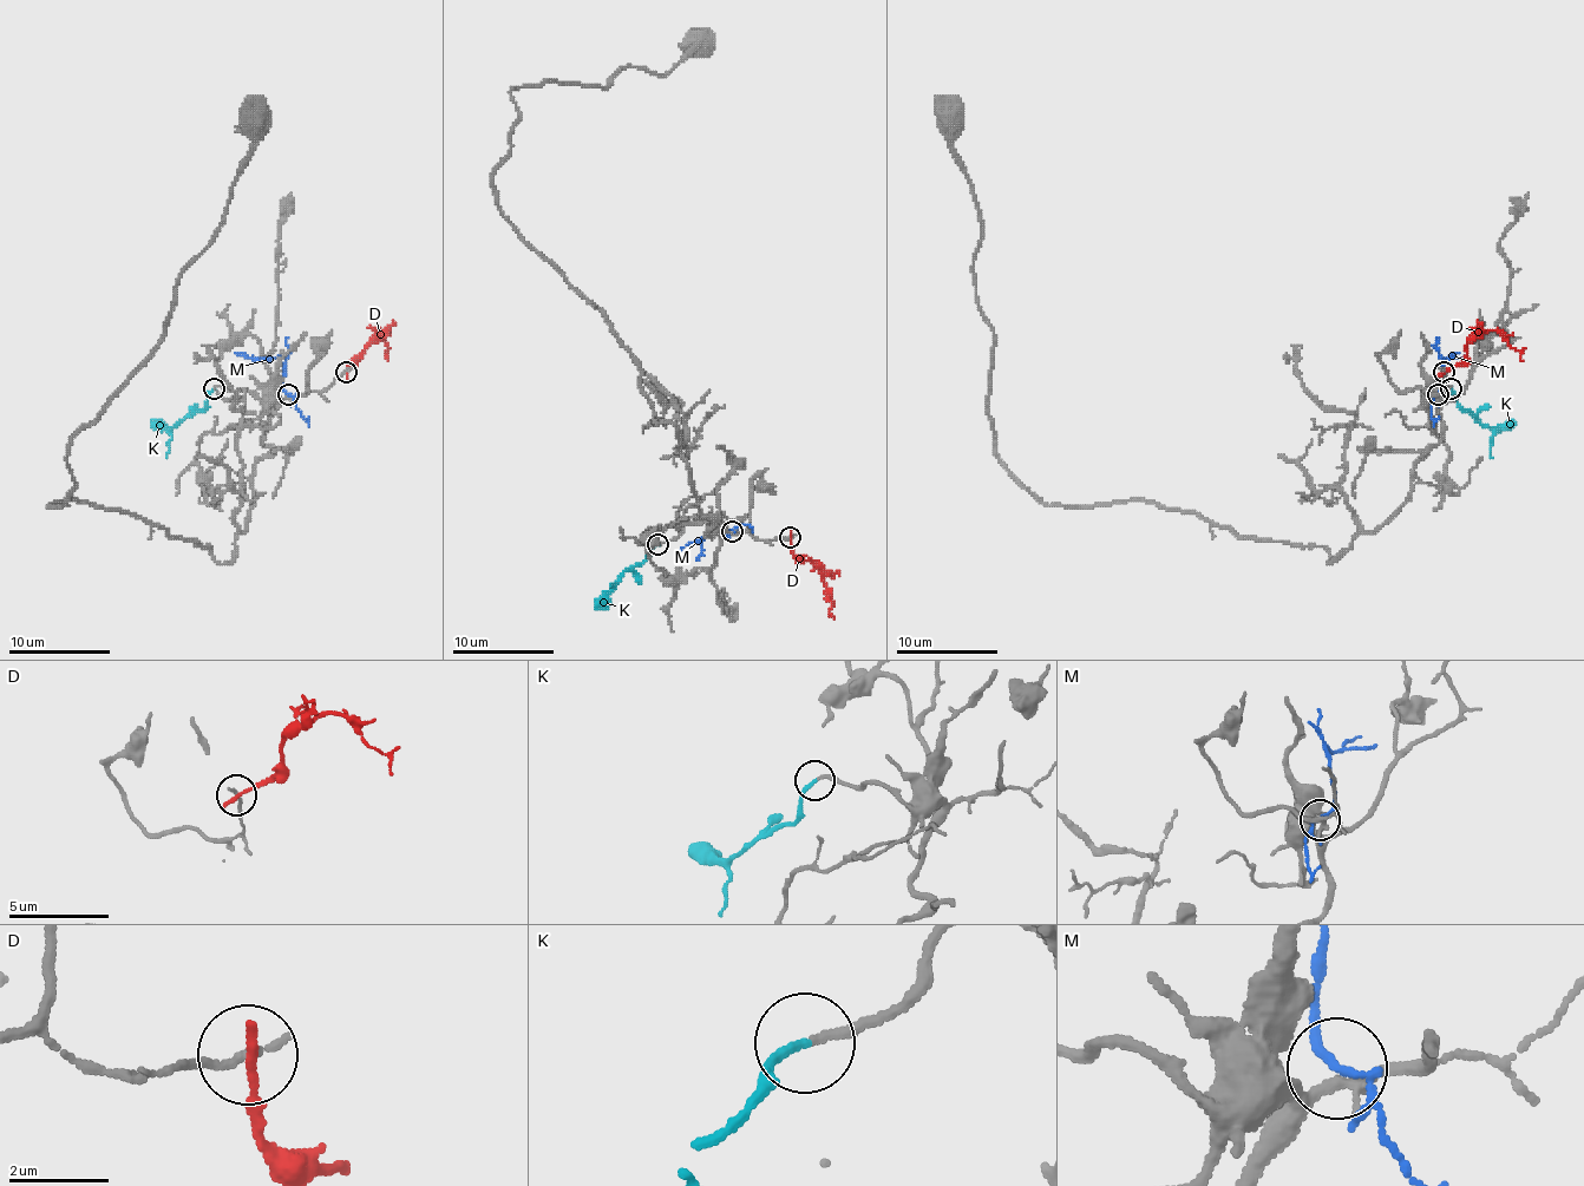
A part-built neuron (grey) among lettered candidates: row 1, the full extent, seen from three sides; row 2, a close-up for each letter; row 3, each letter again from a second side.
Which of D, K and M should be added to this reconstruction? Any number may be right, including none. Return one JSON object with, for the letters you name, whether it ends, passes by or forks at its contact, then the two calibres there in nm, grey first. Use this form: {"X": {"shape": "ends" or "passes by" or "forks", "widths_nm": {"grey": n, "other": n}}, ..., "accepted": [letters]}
{"K": {"shape": "ends", "widths_nm": {"grey": 200, "other": 180}}, "accepted": ["K"]}

